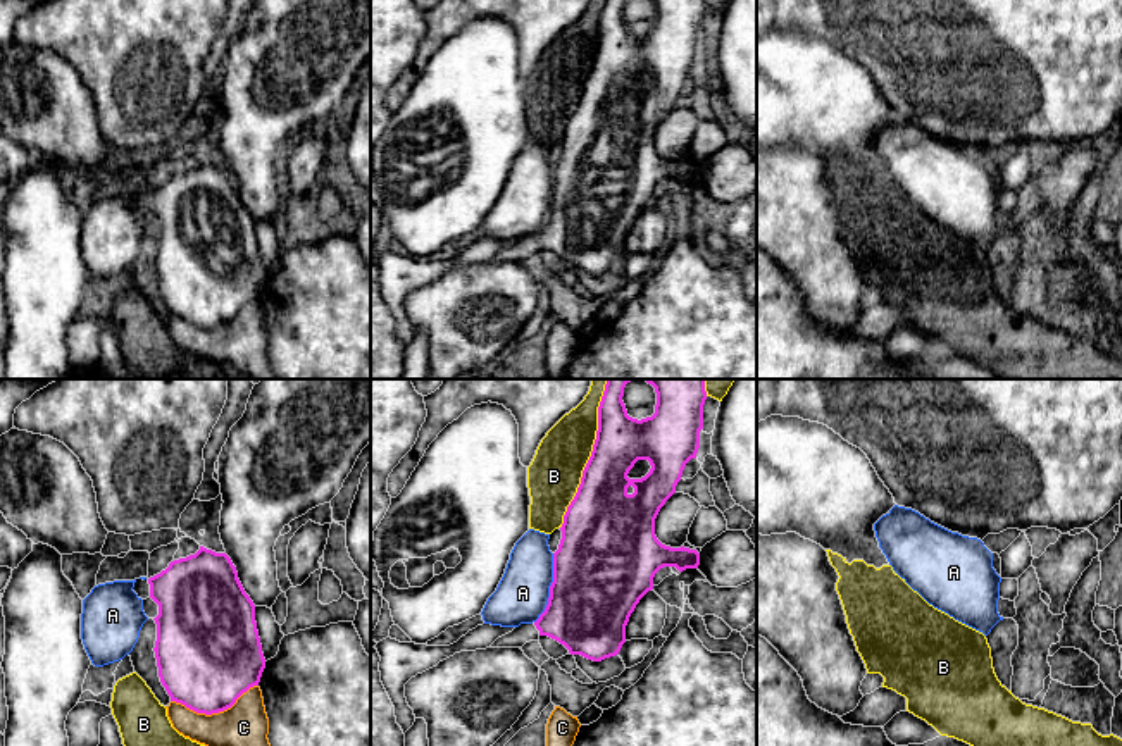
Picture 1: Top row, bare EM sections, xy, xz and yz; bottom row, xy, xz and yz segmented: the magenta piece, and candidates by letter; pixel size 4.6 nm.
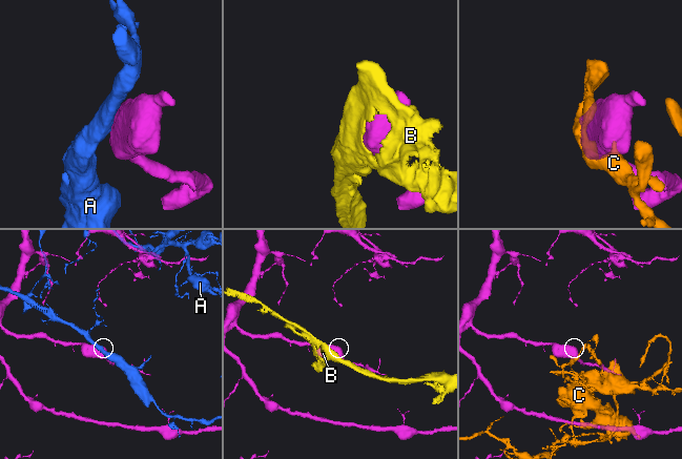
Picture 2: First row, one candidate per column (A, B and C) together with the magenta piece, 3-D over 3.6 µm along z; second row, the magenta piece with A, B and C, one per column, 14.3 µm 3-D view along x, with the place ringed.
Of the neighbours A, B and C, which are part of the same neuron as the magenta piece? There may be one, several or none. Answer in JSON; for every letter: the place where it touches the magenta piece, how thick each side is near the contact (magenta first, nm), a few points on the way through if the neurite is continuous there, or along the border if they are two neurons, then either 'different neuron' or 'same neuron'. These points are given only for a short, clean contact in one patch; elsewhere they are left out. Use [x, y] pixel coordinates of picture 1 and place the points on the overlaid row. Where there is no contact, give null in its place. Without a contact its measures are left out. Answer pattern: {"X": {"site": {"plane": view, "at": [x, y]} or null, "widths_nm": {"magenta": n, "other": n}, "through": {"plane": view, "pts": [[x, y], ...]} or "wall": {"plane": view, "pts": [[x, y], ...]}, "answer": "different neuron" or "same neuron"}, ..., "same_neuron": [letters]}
{"A": {"site": {"plane": "xz", "at": [550, 588]}, "widths_nm": {"magenta": 440, "other": 240}, "answer": "different neuron"}, "B": {"site": {"plane": "xz", "at": [592, 453]}, "widths_nm": {"magenta": 260, "other": 260}, "answer": "different neuron"}, "C": {"site": {"plane": "xy", "at": [214, 712]}, "widths_nm": {"magenta": 460, "other": 200}, "answer": "different neuron"}, "same_neuron": []}

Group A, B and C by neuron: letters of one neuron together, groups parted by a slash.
A / B / C

